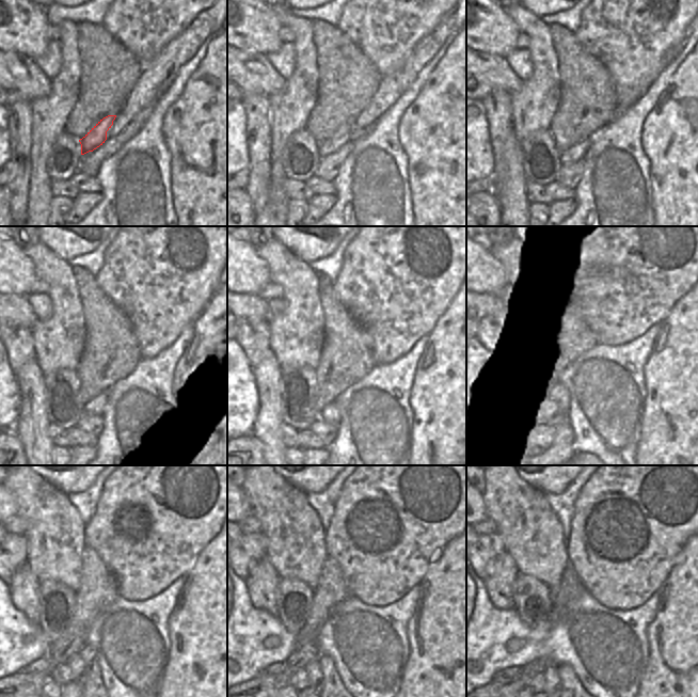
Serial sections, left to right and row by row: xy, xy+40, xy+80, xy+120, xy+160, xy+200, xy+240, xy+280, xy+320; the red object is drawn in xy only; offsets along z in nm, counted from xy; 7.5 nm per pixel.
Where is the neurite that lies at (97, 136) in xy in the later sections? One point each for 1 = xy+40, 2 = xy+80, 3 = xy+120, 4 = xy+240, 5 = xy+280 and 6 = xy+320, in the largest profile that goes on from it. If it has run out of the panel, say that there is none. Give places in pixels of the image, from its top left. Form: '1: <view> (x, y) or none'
1: xy+40 (342, 136)
2: xy+80 (576, 154)
3: xy+120 (96, 406)
4: xy+240 (92, 681)
5: xy+280 (331, 682)
6: xy+320 (570, 682)

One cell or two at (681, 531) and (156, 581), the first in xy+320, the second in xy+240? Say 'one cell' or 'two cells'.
one cell

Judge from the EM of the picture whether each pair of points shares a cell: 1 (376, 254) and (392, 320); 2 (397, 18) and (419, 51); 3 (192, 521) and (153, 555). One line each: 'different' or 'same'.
1: same
2: different
3: same

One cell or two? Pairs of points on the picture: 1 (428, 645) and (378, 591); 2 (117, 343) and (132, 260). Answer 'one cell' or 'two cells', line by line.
1: two cells
2: two cells

